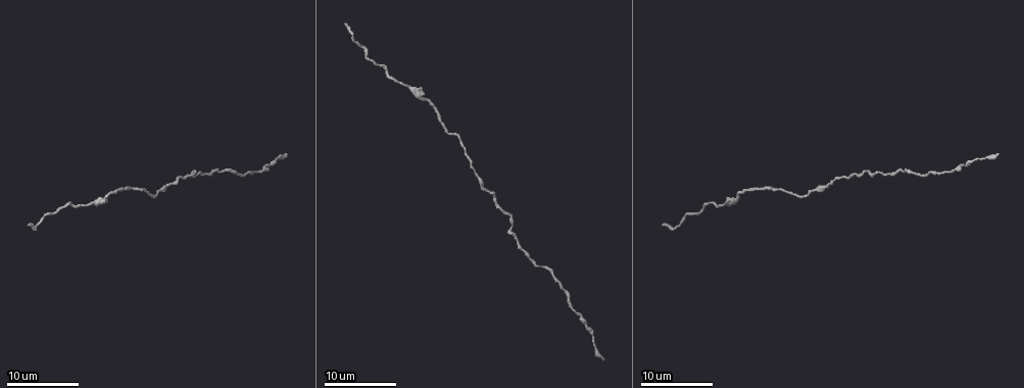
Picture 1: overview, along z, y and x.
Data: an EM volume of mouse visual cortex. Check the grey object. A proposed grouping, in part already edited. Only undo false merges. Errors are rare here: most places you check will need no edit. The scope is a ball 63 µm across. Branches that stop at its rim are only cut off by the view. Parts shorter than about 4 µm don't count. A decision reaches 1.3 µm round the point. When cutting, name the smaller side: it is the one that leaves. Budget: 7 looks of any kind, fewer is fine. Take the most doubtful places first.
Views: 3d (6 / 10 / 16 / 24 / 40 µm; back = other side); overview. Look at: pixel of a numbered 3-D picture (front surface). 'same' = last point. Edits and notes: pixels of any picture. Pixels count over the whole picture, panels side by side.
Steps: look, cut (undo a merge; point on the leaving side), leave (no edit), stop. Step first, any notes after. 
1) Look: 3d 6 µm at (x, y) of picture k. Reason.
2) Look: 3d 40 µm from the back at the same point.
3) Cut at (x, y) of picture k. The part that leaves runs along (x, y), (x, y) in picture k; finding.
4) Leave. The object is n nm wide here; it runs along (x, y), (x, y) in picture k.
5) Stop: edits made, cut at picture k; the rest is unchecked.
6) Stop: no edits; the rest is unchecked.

Look: 3d 6 µm at (818, 186) of picture 1.

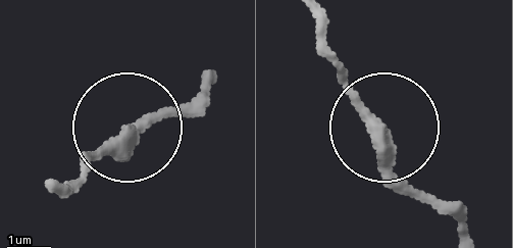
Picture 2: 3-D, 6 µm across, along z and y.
Look: 3d 6 µm from the back at (381, 129) of picture 2. Other side.

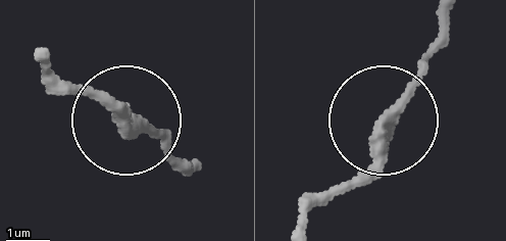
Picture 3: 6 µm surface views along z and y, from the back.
Leave. All the same neuron.

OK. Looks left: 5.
Look: 3d 6 µm at (866, 171) of picture 1. Thin neck.

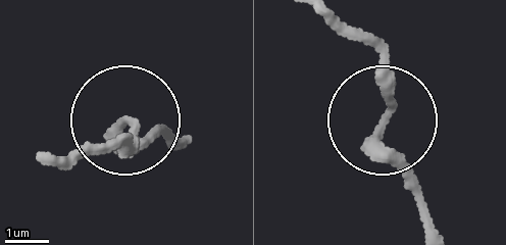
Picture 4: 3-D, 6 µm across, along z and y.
Leave. It runs along (336, 9), (375, 53), (380, 141), (431, 229) in picture 4; all the same neuron.

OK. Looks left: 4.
Look: 3d 6 µm at (371, 58) of picture 1. Calibre changes.

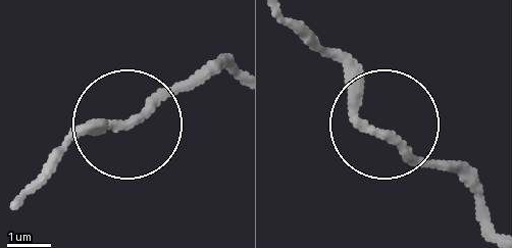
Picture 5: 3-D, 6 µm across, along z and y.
Leave. It runs along (494, 221), (457, 178), (369, 122), (355, 79), (329, 49) in picture 5; one neuron here.

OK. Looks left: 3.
Look: 3d 10 µm at (540, 268) of picture 1. A narrow waist.

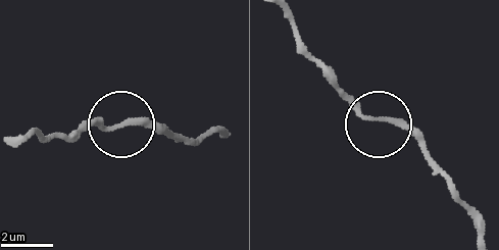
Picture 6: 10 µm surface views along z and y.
Look: 3d 6 µm at (116, 124) of picture 6.

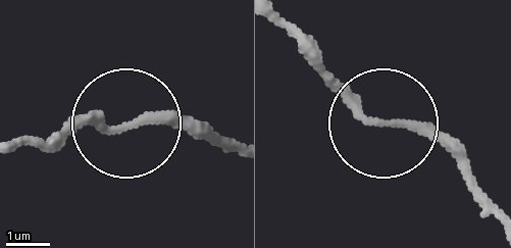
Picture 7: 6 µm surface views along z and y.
Leave. It runs along (17, 147), (50, 147), (94, 125), (233, 136) in picture 7; all the same neuron.

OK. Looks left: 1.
Stop: no edits; the rest is unchecked.

